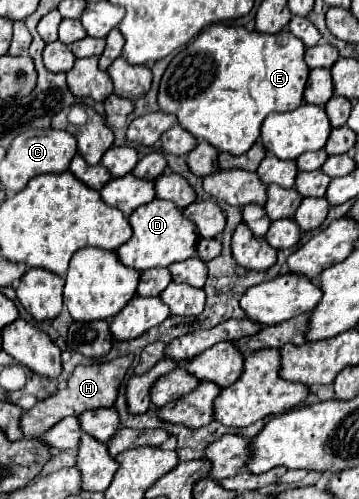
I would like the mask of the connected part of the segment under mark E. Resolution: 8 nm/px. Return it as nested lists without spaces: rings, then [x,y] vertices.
[[[216,23],[170,61],[158,105],[164,113],[174,113],[196,139],[212,143],[218,151],[242,155],[258,139],[268,113],[292,111],[302,103],[308,73],[304,43],[288,29],[266,35]]]

